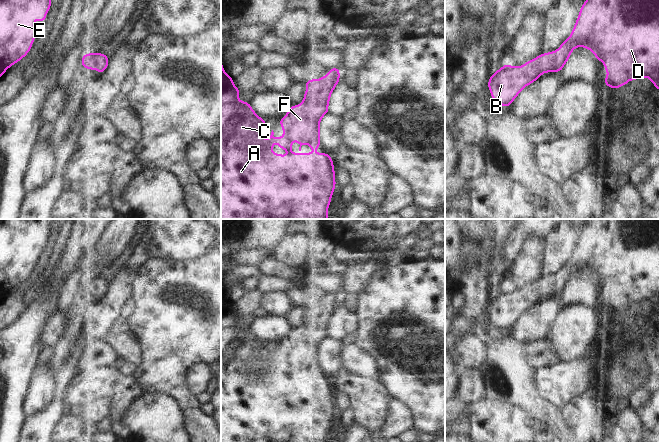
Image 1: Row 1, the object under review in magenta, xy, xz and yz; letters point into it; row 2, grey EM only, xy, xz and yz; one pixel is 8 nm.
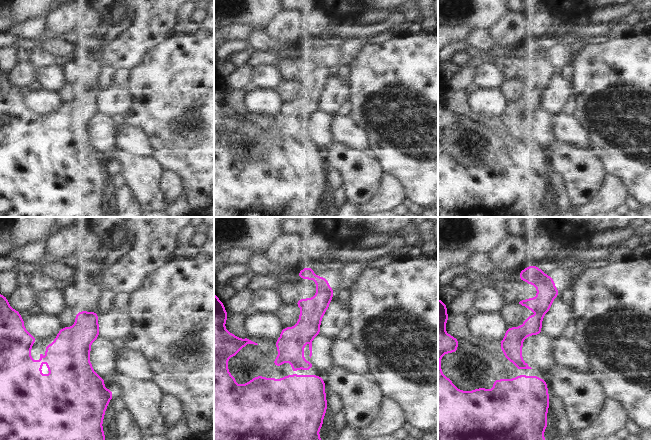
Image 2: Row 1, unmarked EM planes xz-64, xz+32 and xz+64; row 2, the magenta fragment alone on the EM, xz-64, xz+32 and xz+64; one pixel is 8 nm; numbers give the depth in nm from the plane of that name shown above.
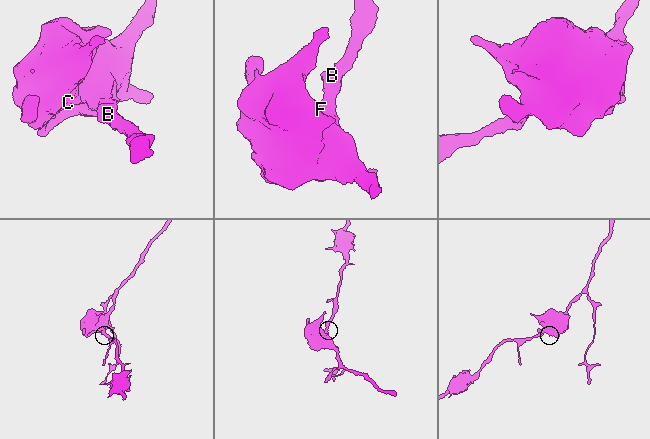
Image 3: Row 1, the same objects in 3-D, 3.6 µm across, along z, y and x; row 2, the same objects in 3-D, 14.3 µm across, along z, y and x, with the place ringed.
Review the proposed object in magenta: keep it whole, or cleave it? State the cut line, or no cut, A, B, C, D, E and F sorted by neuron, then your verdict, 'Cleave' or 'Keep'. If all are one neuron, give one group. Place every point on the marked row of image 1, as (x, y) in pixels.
No split. Groups: A B C D E F. Keep

